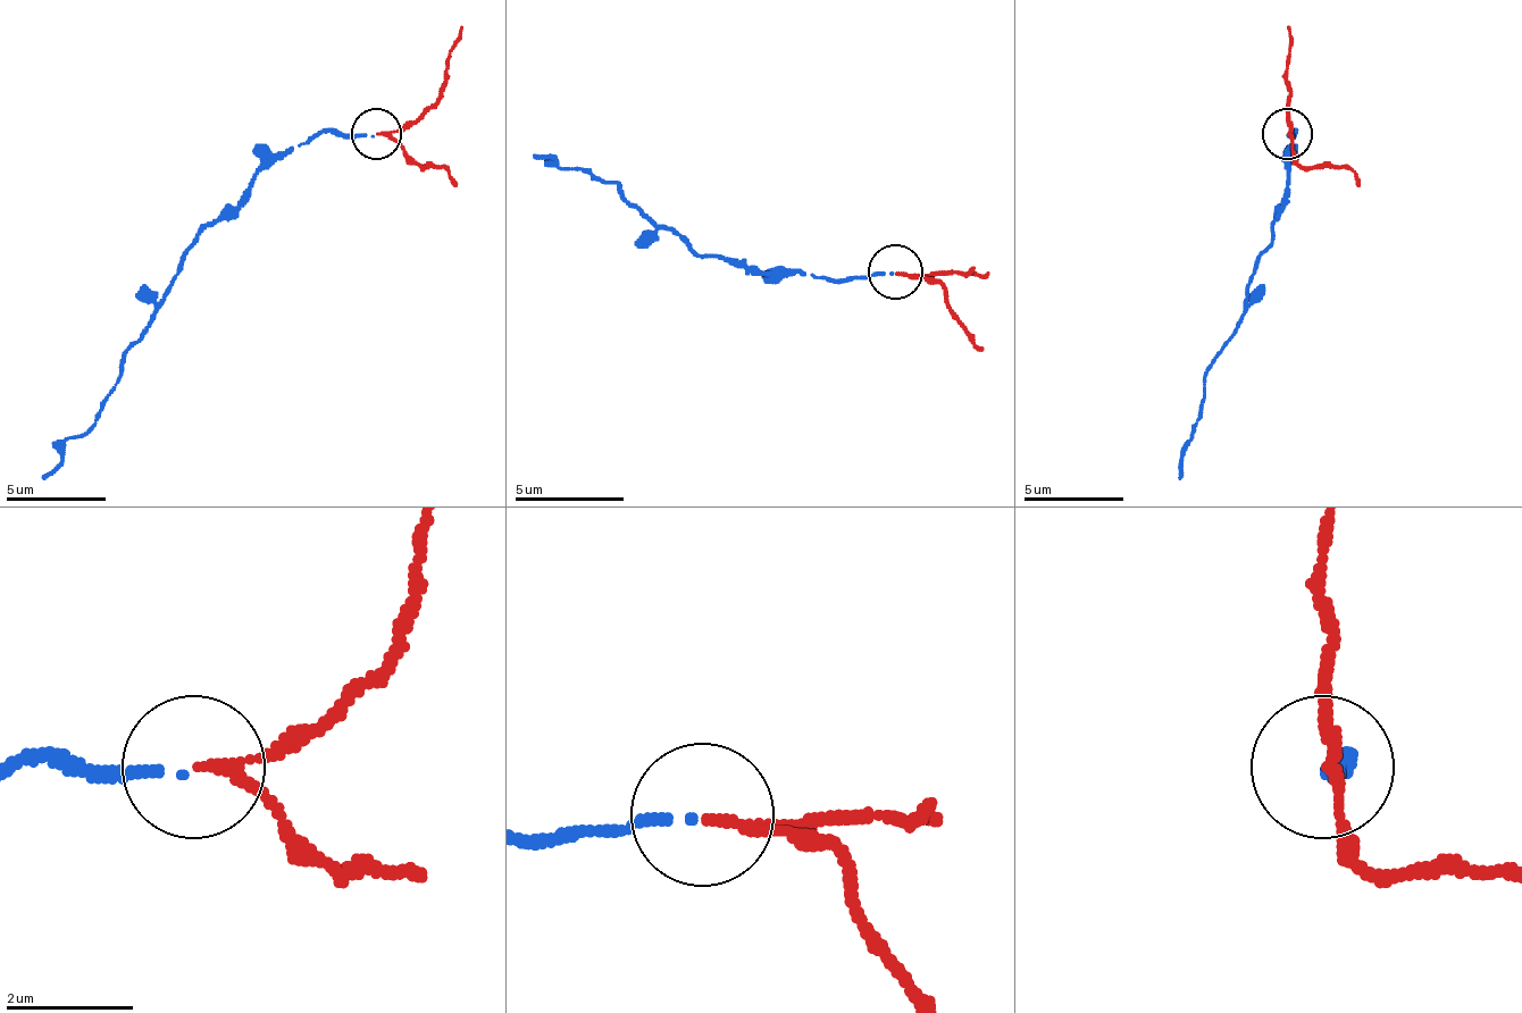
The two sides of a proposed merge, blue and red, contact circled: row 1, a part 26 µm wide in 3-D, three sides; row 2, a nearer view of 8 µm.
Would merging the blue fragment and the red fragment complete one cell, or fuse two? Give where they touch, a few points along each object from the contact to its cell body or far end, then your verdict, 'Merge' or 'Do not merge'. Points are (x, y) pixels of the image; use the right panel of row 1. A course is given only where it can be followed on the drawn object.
Place: (1287, 134). Course of blue: (1286, 137), (1296, 132), (1271, 248), (1255, 262), (1236, 333), (1205, 374), (1201, 418), (1185, 443), (1180, 478). Course of red: (1286, 132), (1290, 132), (1286, 27). Merge

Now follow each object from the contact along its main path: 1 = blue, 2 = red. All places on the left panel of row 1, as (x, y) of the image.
1: (375, 137), (315, 132), (254, 177), (178, 262), (99, 418), (64, 443), (64, 459), (43, 478)
2: (375, 132), (404, 132), (435, 102), (460, 27)

